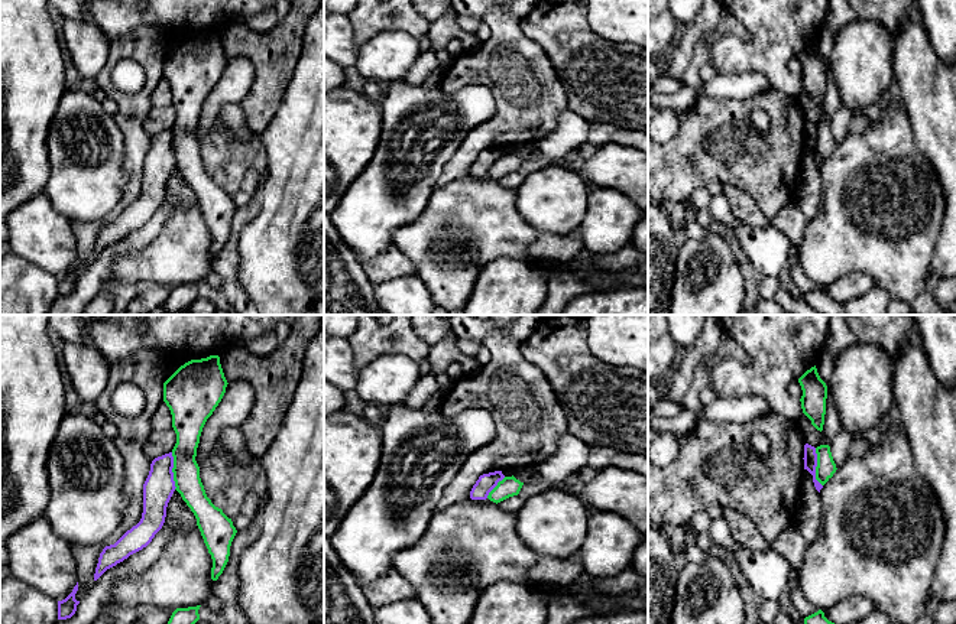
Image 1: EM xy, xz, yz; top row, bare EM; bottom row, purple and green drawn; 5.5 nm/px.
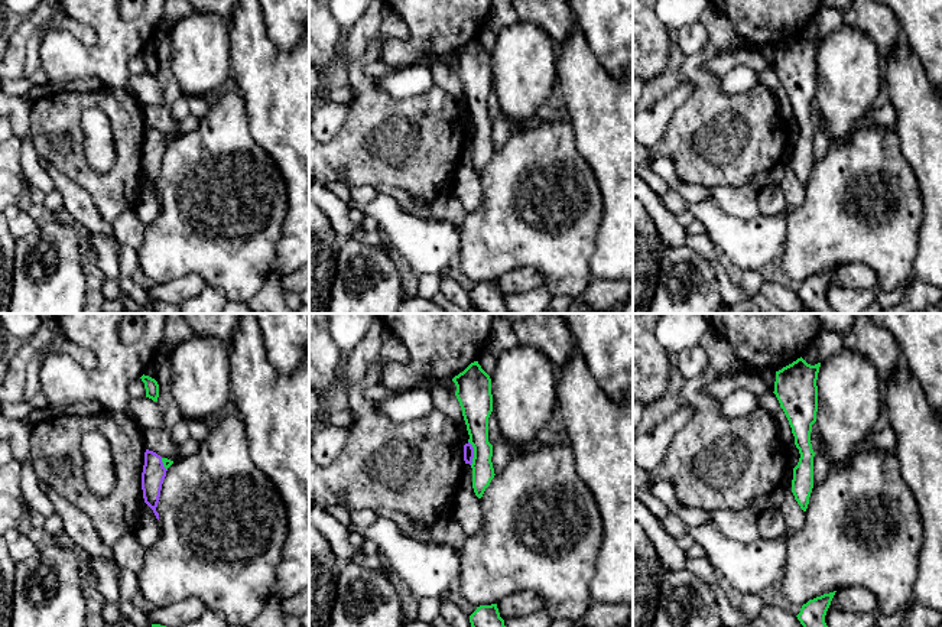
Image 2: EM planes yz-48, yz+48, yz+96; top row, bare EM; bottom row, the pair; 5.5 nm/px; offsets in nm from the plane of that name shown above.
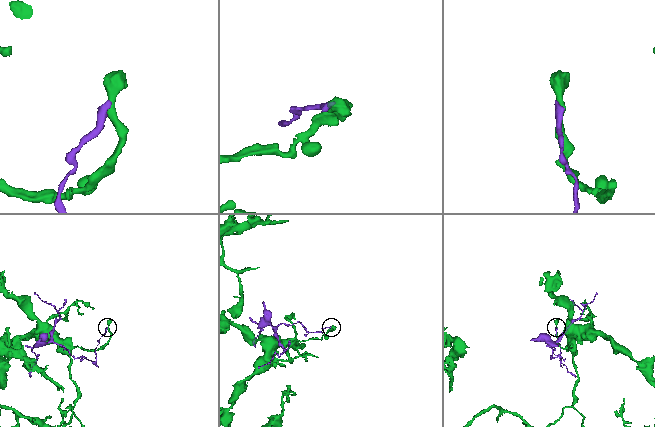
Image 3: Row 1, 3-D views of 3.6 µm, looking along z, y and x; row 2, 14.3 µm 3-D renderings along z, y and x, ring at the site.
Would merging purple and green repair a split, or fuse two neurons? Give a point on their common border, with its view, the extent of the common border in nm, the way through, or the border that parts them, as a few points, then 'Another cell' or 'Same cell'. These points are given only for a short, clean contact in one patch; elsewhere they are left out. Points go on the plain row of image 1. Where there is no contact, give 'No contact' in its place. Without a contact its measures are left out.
Touches purple at yz (816, 142). Shared border 220 nm. Another cell

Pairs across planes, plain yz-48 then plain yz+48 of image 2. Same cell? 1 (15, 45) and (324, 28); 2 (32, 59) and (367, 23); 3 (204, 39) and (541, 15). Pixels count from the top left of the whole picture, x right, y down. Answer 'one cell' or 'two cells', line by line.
1: two cells
2: two cells
3: two cells

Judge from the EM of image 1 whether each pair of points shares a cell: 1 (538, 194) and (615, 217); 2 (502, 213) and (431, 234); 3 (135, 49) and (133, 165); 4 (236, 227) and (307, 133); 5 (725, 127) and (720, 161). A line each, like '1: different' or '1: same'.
1: same
2: same
3: same
4: different
5: same

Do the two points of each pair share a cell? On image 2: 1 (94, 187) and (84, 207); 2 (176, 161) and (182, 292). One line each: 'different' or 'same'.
1: different
2: different

